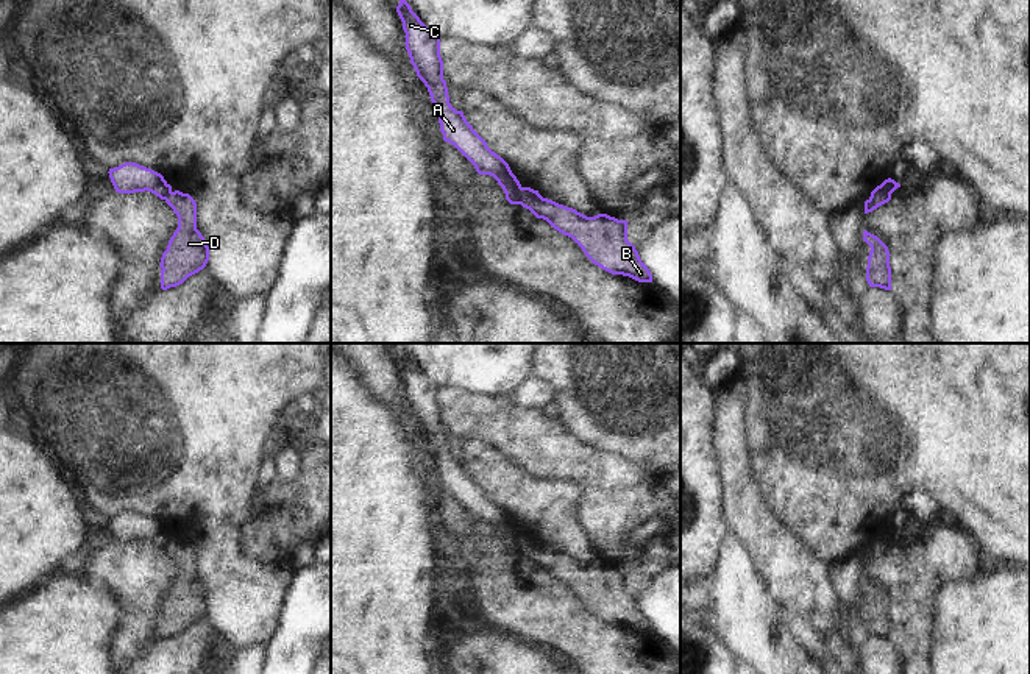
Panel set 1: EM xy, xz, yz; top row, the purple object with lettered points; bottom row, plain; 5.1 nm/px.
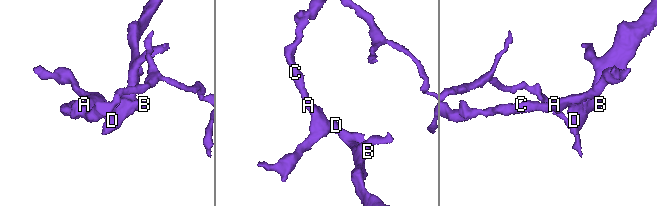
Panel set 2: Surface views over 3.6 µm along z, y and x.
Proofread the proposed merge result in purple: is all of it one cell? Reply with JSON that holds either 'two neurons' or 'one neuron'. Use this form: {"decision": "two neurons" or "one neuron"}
{"decision": "two neurons"}

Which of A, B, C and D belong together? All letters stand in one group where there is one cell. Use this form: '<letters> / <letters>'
A C / B D

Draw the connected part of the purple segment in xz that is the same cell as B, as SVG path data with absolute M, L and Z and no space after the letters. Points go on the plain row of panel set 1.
M531 537L520 538L520 549L521 555L537 568L546 569L554 579L571 587L595 615L612 624L652 632L649 618L627 590L627 569L607 563L587 566L573 557L543 548Z

